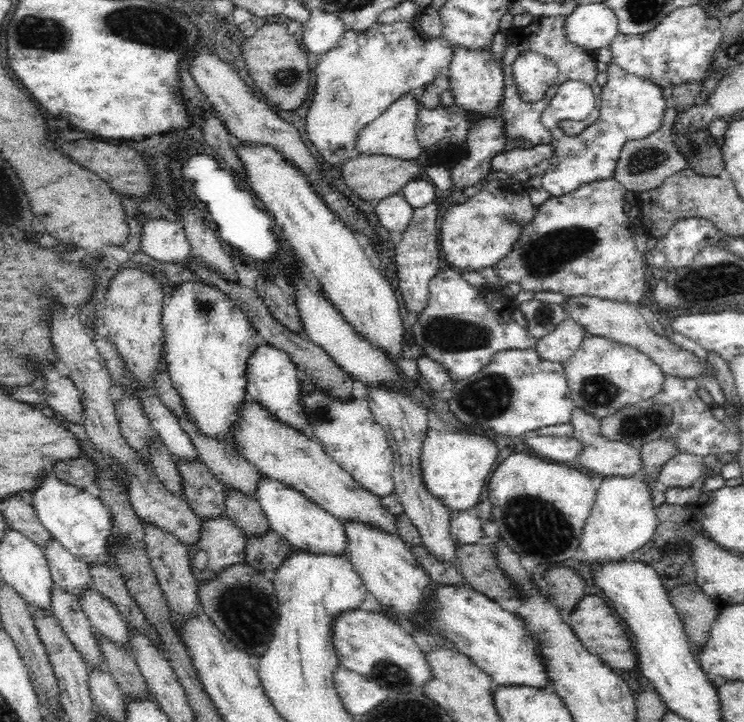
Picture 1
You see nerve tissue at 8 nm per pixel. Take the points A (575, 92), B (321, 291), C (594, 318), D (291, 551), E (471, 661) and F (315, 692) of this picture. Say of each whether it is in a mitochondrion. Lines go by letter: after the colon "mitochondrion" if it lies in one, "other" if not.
A: other
B: other
C: other
D: other
E: other
F: other

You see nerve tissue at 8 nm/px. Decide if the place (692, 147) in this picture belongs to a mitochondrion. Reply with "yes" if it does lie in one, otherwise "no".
yes

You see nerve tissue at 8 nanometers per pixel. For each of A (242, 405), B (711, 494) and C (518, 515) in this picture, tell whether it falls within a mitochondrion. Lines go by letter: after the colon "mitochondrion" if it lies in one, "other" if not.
A: other
B: other
C: mitochondrion

